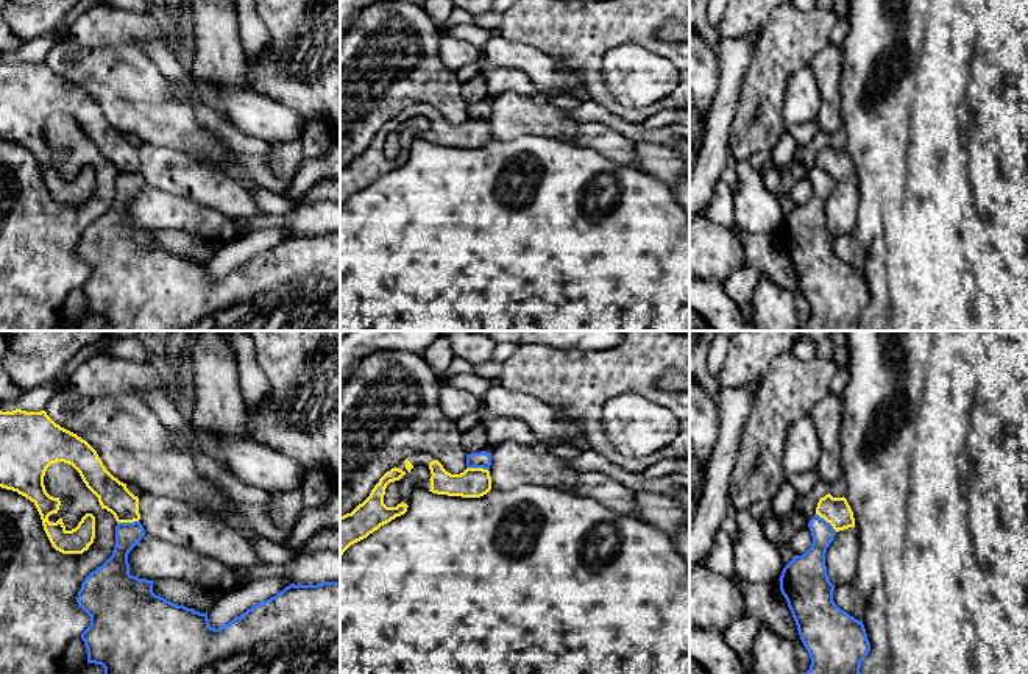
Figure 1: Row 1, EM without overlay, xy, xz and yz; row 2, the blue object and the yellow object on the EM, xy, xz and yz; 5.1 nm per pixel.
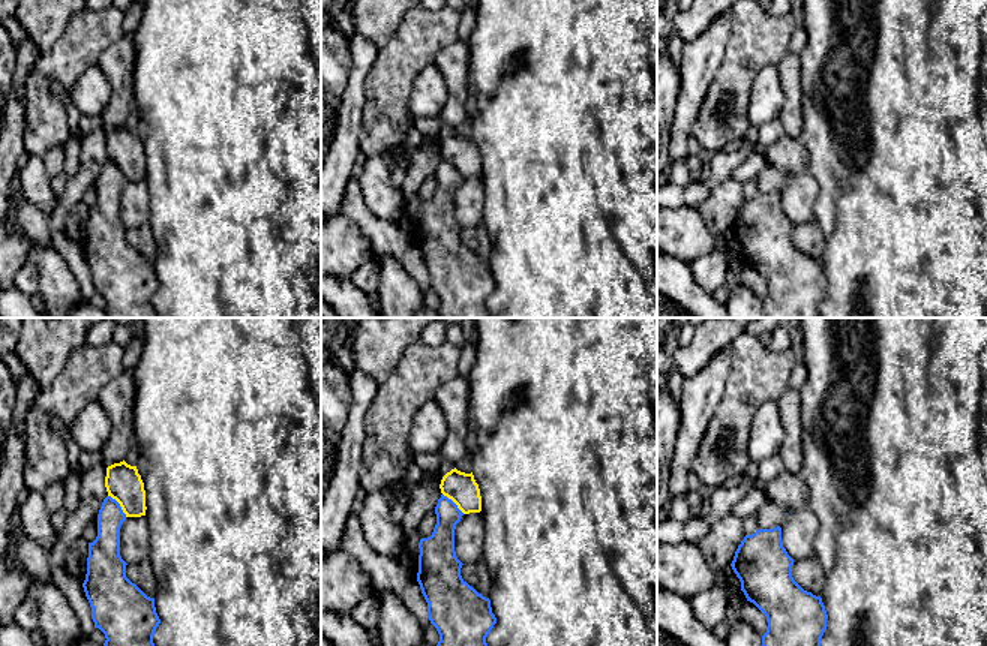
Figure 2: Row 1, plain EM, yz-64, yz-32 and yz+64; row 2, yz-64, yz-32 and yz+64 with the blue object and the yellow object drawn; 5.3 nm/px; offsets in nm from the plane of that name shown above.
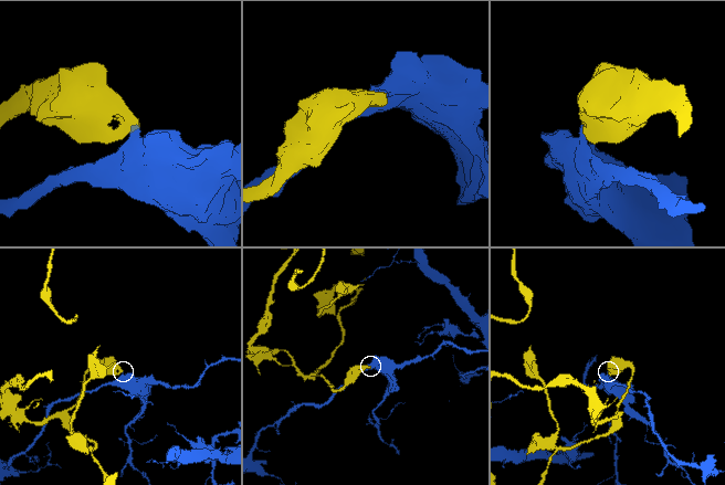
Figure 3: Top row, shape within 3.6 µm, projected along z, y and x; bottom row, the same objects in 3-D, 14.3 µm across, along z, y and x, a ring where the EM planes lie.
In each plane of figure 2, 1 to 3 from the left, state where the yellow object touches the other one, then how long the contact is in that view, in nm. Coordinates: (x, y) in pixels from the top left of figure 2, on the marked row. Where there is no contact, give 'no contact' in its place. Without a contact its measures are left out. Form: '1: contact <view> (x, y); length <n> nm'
1: contact yz-64 (119, 505); length 160 nm
2: contact yz-32 (453, 502); length 160 nm
3: no contact

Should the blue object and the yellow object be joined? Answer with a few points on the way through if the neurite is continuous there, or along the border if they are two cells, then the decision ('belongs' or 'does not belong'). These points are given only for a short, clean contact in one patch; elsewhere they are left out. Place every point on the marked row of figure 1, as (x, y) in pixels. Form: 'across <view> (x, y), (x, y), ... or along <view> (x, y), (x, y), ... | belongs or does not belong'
along yz (816, 514), (836, 531) | does not belong

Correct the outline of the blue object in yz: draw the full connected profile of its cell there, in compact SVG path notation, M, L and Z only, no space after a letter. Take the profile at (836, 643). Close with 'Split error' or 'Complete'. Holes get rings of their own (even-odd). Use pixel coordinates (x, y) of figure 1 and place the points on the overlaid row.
M819 515L808 527L811 548L794 555L778 579L811 658L805 674L861 674L861 662L870 651L864 624L835 604L835 585L827 576L825 552L836 530Z. Complete

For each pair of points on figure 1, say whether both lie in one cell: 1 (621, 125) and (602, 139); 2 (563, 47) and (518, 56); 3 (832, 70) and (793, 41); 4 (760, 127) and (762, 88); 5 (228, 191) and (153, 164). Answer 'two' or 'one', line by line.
1: two
2: two
3: two
4: one
5: one

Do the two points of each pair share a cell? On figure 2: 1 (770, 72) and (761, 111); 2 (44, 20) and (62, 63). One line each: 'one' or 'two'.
1: one
2: two

